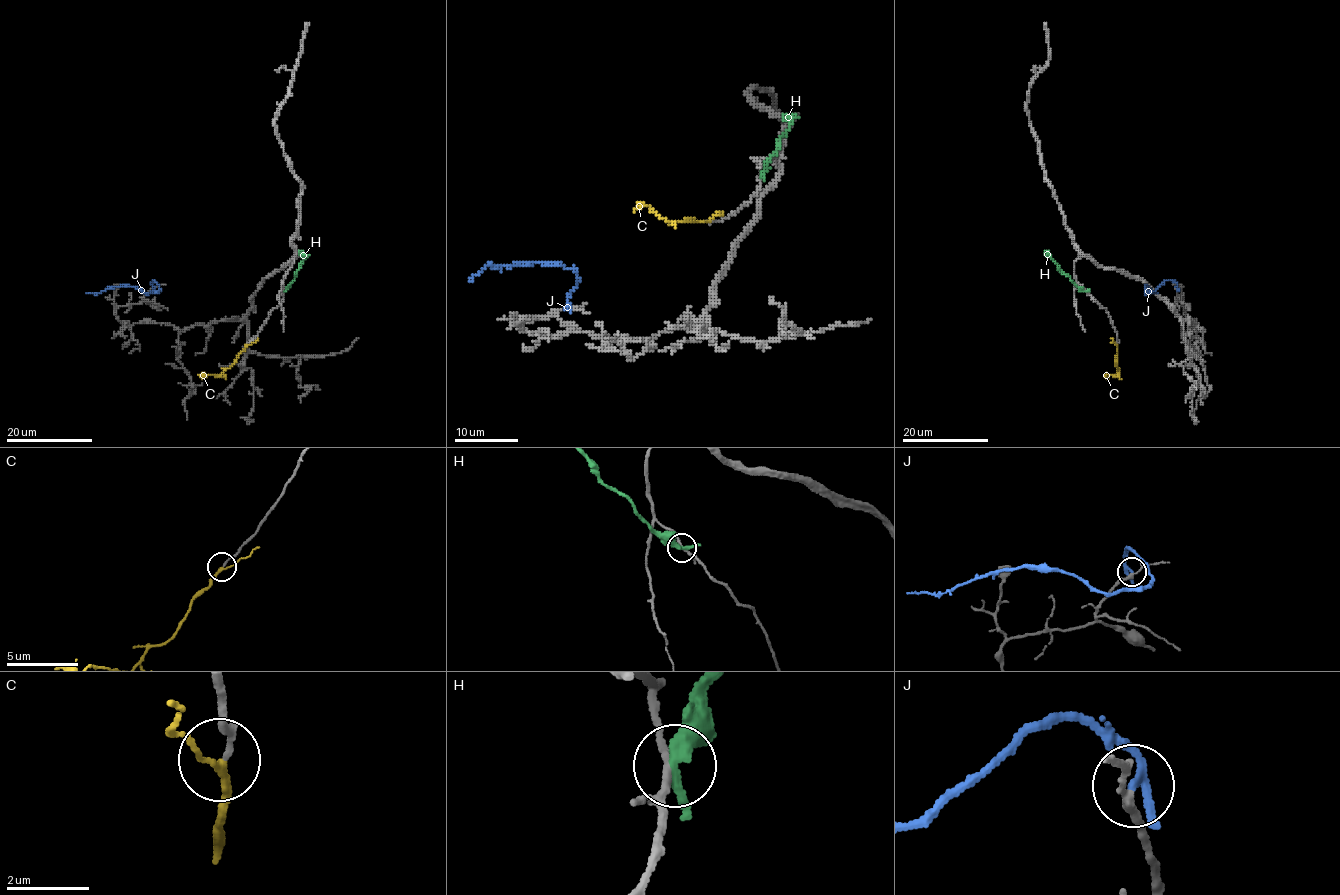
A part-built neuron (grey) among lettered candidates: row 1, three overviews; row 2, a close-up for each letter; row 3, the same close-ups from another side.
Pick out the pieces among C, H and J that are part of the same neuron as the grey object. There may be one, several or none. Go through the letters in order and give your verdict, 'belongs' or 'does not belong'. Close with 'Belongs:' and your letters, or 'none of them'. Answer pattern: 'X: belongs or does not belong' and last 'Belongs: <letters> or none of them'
C: belongs
H: does not belong
J: does not belong
Belongs: C

